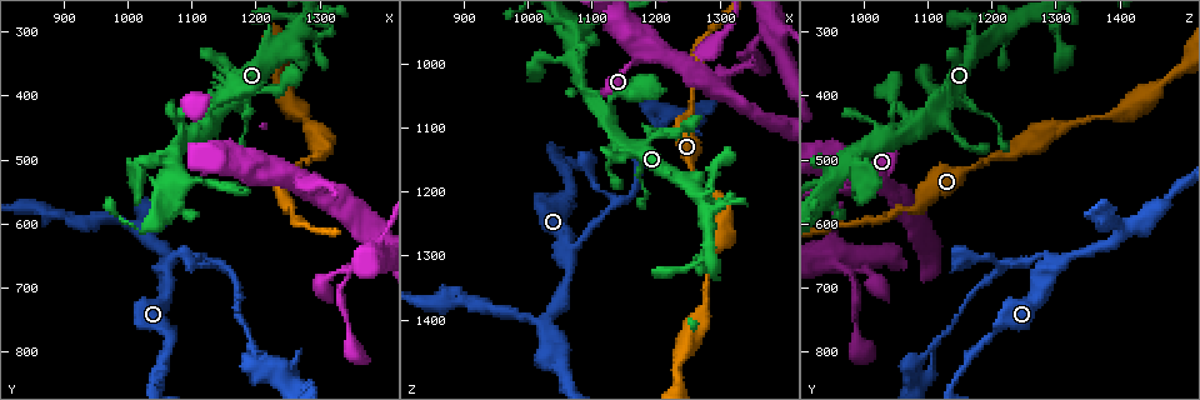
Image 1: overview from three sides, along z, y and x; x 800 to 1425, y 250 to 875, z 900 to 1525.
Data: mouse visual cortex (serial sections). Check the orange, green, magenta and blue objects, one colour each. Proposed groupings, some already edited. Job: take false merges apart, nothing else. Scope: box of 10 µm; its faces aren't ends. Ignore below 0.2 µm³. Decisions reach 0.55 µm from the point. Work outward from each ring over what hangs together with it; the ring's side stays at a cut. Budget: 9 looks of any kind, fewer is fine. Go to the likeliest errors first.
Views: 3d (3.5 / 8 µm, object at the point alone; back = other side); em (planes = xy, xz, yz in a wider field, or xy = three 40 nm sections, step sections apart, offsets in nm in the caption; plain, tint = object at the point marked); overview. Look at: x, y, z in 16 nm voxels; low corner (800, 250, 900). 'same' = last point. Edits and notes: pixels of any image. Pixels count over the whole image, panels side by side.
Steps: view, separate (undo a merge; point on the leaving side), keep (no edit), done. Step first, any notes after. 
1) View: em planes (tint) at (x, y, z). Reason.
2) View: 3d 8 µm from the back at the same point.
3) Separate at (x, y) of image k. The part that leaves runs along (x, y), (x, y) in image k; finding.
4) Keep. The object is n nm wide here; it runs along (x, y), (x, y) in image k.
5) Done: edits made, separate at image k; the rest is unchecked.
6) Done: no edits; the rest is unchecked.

View: 3d 8 µm at (1060, 670, 1280). Calibre changes.

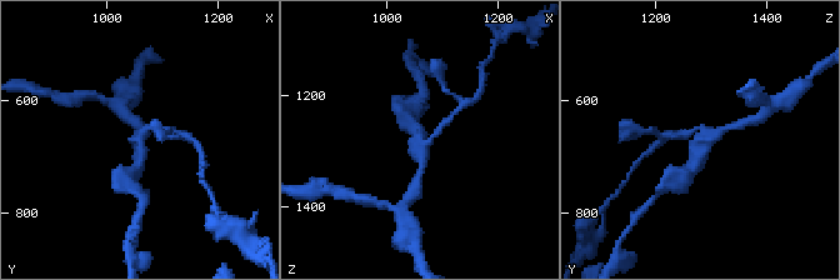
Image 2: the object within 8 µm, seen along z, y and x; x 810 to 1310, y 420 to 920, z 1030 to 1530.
View: em xy step 3 (tint) at the same point. 3 arms meet here; the arms are 200, 250, 300 nm wide; now the EM.

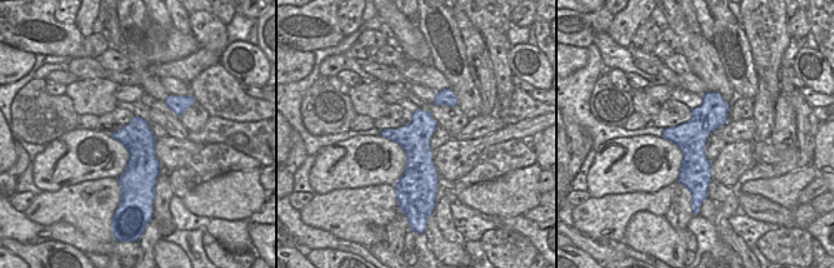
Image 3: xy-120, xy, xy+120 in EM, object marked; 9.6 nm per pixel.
Keep. The object is 300 nm wide here; it runs along (690, 173), (699, 140), (730, 126) in image 2; one cell here.

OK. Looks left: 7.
View: 3d 8 µm at (1090, 535, 940). Three-way junction.

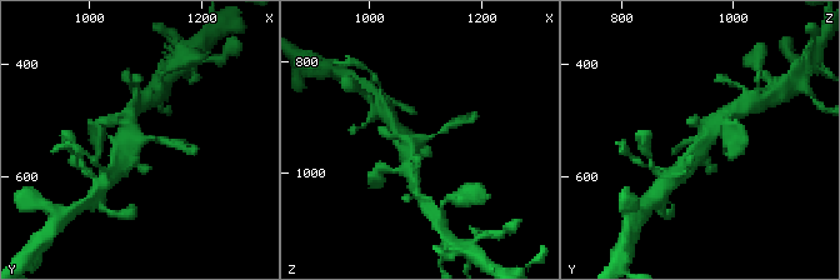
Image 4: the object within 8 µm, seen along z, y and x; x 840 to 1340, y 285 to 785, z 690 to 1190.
View: 3d 3.5 µm from the back at the same point.

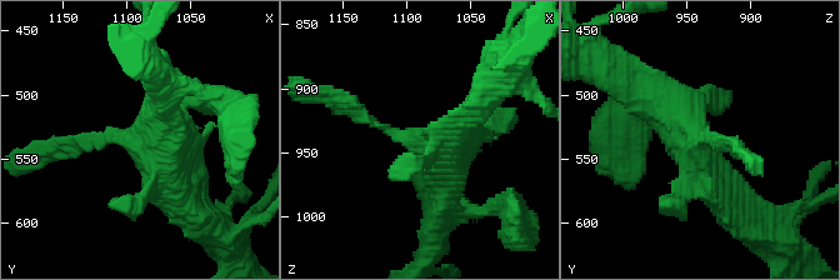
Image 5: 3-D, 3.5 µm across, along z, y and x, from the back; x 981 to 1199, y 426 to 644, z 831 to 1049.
Keep. It runs along (621, 80), (666, 110), (724, 203) in image 5; continuous, no second cell.

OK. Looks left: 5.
View: 3d 3.5 µm at (1255, 525, 1015). Thick turns thin.

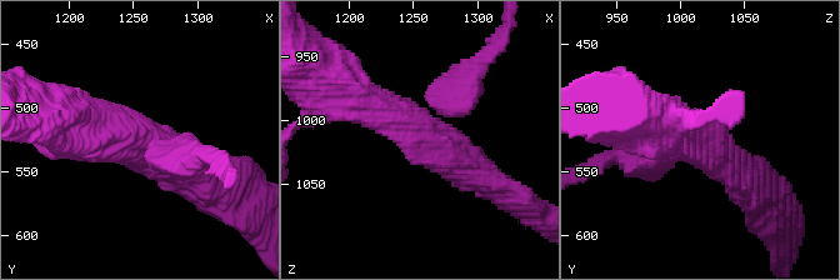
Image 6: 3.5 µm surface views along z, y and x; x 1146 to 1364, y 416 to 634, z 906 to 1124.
View: em xy step 5 (tint) at (1260, 524, 1016). 3 arms meet here; the arms are 350, 450, 500 nm wide; now the EM.

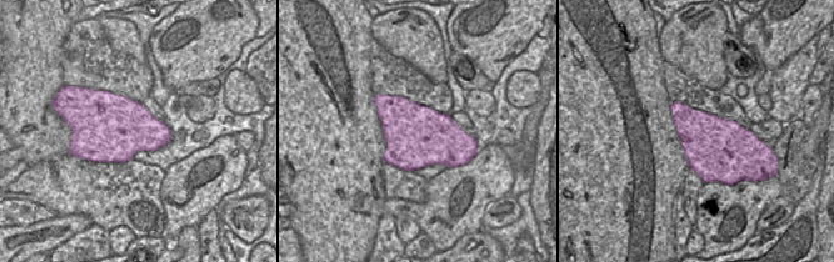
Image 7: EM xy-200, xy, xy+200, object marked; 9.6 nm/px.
Keep. It runs along (354, 100), (396, 115), (484, 176) in image 6; one cell here.

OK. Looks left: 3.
View: 3d 3.5 µm at (1020, 610, 1405). Thick turns thin.

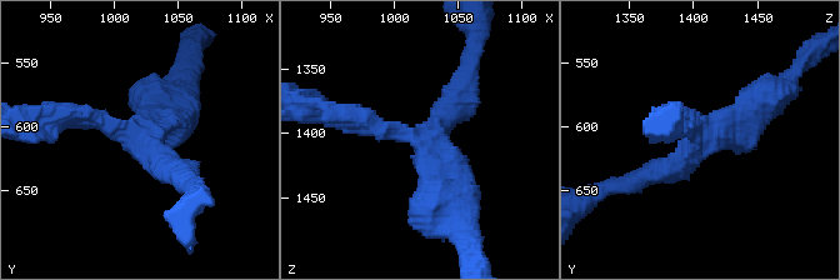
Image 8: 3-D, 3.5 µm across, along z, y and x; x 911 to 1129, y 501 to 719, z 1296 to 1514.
Keep. The arms are 200, 300, 450 nm wide; it runs along (640, 180), (675, 169), (761, 99) in image 8; all the same cell.

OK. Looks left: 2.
Done: no edits; the rest is unchecked.

